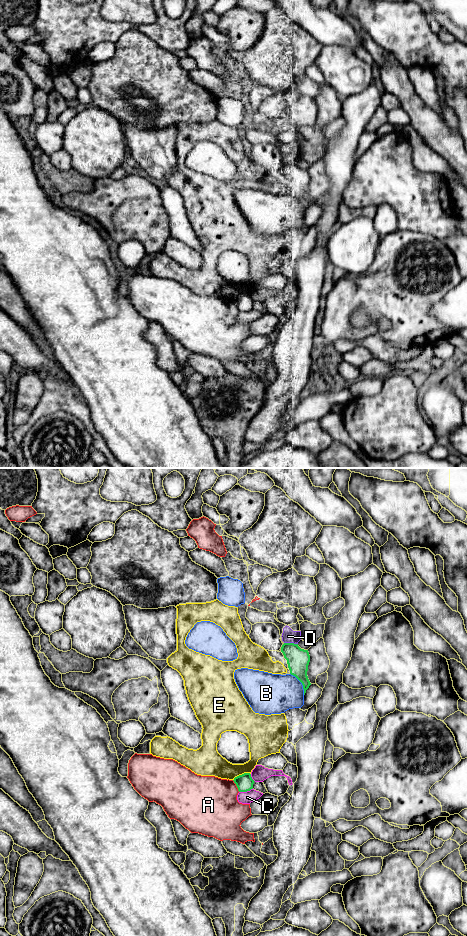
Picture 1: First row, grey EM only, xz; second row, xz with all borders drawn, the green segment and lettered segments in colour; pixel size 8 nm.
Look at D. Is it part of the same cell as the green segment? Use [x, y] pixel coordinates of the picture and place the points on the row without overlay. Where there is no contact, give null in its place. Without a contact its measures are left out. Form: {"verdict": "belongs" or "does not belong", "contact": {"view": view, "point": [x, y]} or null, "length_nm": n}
{"verdict": "does not belong", "contact": {"view": "xz", "point": [291, 163]}, "length_nm": 110}

